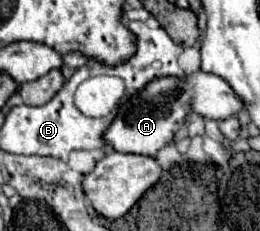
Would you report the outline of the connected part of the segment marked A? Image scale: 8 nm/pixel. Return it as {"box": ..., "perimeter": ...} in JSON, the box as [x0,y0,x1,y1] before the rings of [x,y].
{"box":[105,72,243,158],"perimeter":[[[193,72],[185,78],[155,78],[153,82],[149,82],[149,86],[145,86],[145,90],[129,96],[119,106],[115,120],[105,130],[105,144],[117,152],[155,158],[161,148],[169,146],[175,140],[177,130],[185,126],[191,112],[201,118],[225,120],[229,116],[235,116],[239,110],[243,110],[243,102],[235,96],[231,86],[215,74]]]}

